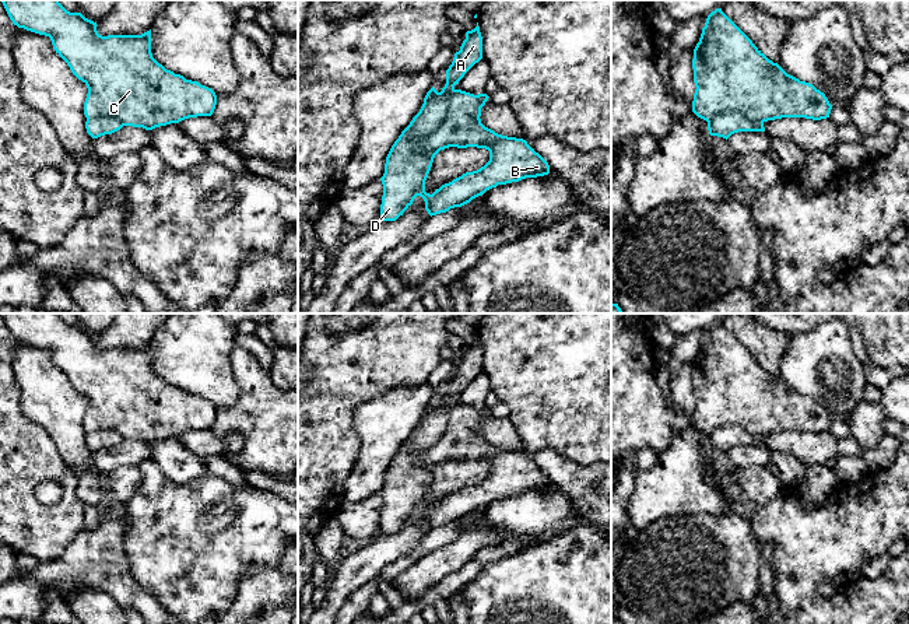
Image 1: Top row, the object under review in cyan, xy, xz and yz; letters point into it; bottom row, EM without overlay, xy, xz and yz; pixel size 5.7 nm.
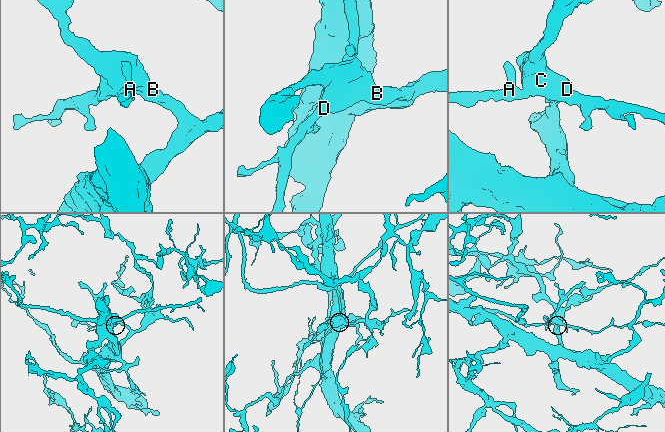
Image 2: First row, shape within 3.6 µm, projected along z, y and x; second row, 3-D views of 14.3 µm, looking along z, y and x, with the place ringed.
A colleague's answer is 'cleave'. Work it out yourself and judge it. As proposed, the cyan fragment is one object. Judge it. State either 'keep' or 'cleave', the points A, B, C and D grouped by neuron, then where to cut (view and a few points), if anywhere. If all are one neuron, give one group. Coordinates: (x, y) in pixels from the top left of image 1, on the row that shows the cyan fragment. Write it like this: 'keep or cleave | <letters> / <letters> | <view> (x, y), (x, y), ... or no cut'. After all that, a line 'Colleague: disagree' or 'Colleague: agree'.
cleave | A / B C D | xz (455, 90), (430, 135), (404, 132)
Colleague: agree

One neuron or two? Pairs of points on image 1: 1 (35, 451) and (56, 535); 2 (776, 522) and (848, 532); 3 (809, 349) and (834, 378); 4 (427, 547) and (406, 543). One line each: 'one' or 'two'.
1: one
2: one
3: one
4: two

